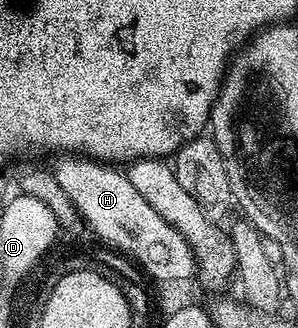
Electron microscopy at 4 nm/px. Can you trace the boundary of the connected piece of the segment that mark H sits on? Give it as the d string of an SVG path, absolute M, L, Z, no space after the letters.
M70 152L58 155L51 171L63 192L69 196L71 203L76 207L82 221L89 224L90 228L105 242L119 248L121 251L135 258L147 272L148 276L155 278L156 283L165 280L181 280L191 278L196 273L194 252L191 250L186 238L166 220L160 213L151 207L141 192L128 180L126 173L109 164L97 162L86 156L75 155Z

